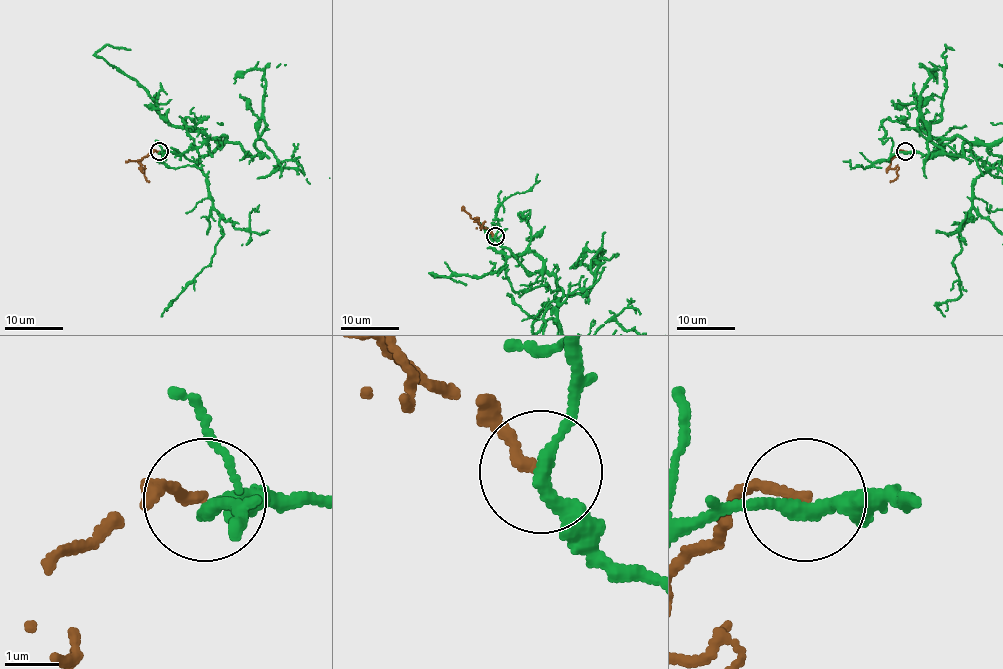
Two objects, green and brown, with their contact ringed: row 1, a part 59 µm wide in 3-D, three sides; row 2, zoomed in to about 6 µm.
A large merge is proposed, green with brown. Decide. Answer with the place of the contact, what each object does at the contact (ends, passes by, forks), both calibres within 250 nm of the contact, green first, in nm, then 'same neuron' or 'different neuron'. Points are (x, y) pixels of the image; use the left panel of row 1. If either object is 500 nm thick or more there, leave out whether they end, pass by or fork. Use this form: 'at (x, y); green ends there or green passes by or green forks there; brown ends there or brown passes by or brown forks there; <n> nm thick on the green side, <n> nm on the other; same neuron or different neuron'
at (159, 151); green passes by; brown ends there; 240 nm thick on the green side, 200 nm on the other; different neuron

